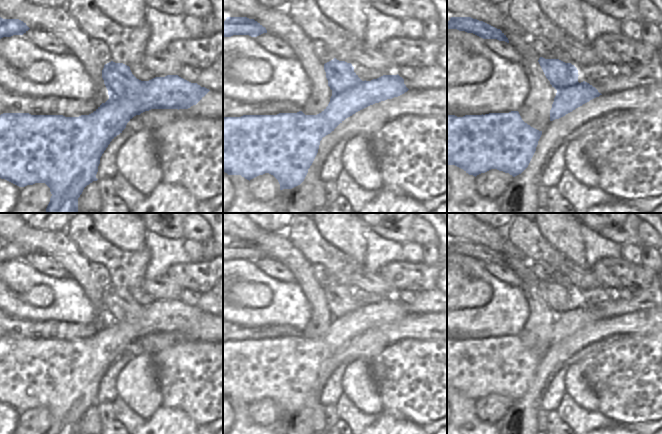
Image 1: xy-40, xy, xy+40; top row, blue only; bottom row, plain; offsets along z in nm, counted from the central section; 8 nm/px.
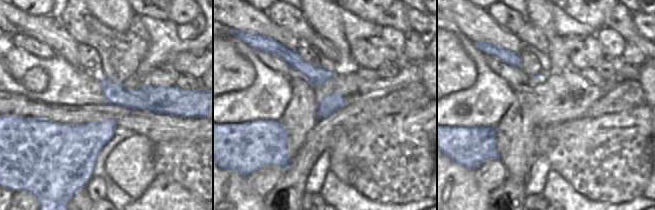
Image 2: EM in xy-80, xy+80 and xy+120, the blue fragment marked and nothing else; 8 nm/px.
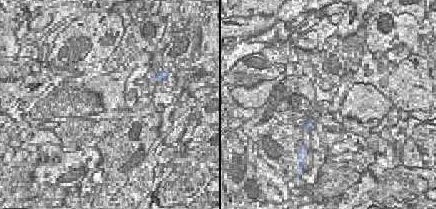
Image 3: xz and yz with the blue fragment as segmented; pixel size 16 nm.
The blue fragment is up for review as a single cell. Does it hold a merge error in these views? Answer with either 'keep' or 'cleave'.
cleave

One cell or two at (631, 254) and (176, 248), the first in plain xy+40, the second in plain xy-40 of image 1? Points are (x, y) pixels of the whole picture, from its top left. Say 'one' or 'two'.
two

